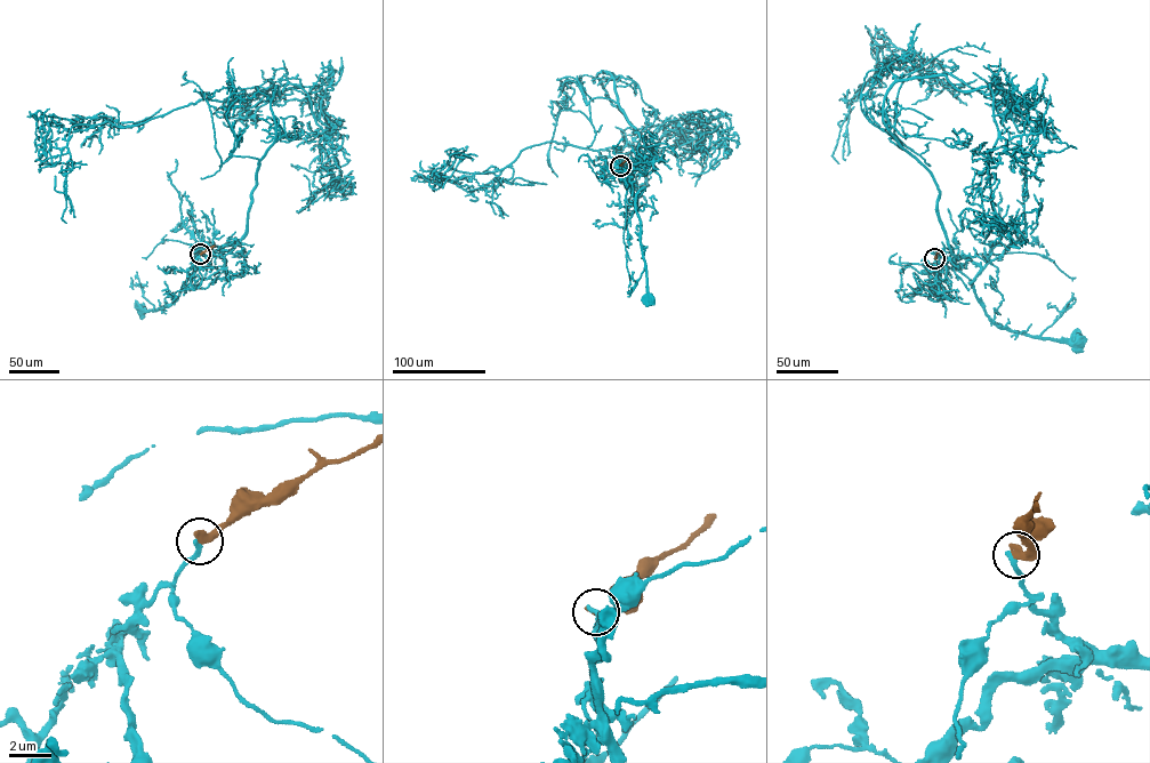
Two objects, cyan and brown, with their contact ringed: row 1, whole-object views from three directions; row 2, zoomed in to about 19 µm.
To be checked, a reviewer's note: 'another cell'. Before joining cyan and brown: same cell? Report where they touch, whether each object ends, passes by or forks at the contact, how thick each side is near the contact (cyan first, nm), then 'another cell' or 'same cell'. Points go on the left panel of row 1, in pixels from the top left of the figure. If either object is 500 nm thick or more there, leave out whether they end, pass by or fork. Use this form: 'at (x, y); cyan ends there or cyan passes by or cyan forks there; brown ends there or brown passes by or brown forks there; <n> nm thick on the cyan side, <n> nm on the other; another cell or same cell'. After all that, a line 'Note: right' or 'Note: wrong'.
at (200, 254); cyan ends there; brown ends there; 240 nm thick on the cyan side, 320 nm on the other; same cell
Note: wrong

